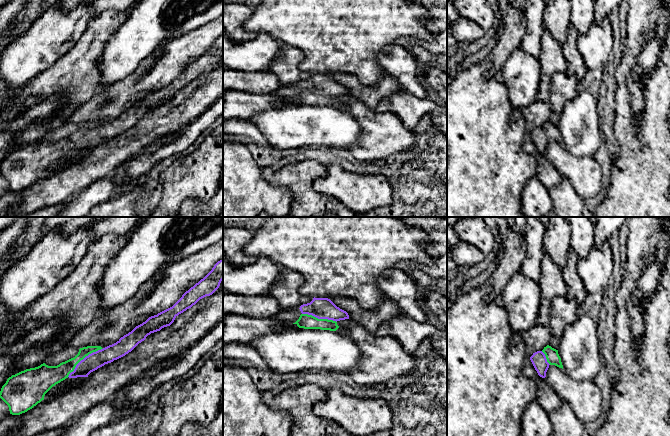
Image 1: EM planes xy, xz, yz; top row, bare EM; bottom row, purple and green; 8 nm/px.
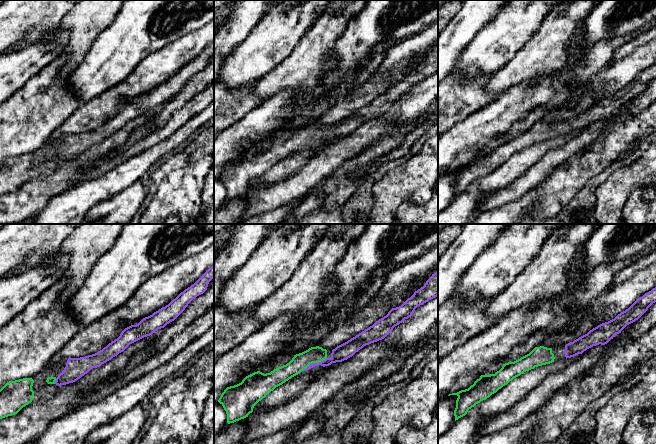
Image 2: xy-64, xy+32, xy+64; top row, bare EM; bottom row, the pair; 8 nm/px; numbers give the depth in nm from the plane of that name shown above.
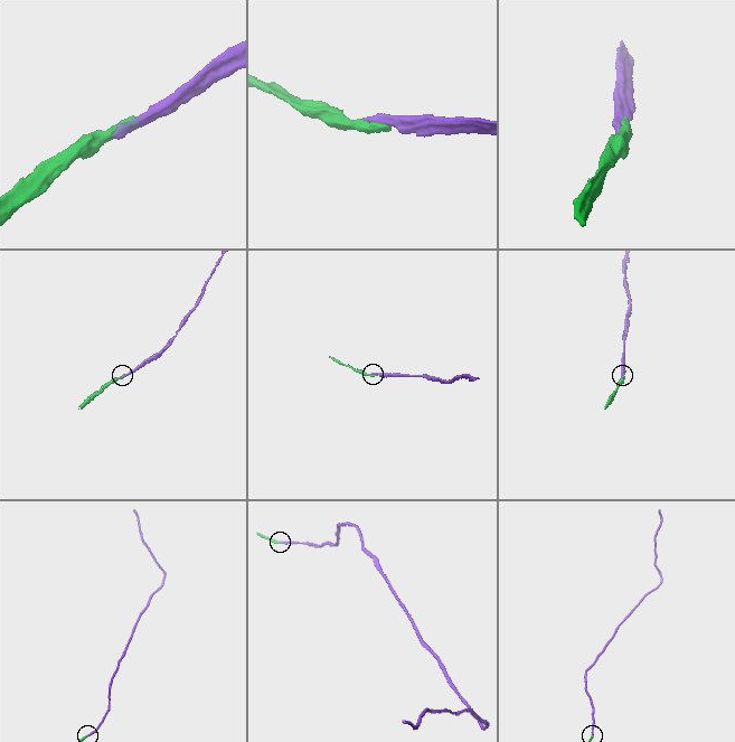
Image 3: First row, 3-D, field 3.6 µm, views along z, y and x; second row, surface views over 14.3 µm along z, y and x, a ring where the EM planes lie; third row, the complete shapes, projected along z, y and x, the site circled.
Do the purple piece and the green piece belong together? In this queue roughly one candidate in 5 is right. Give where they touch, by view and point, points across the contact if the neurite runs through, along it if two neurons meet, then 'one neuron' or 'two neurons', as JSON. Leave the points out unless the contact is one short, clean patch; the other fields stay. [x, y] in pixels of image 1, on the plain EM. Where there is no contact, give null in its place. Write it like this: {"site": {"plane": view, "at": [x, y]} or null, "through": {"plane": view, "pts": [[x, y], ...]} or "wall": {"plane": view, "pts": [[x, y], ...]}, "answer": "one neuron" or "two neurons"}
{"site": {"plane": "xy", "at": [85, 133]}, "through": {"plane": "xy", "pts": [[95, 136], [85, 133], [73, 144], [60, 148]]}, "answer": "one neuron"}

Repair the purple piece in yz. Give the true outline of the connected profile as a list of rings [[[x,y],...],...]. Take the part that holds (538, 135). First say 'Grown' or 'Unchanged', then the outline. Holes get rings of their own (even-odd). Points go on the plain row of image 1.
Grown. [[[547,121],[542,127],[533,129],[530,136],[537,147],[538,151],[542,154],[546,153],[546,148],[550,141],[555,141],[563,145],[561,134],[558,126]]]

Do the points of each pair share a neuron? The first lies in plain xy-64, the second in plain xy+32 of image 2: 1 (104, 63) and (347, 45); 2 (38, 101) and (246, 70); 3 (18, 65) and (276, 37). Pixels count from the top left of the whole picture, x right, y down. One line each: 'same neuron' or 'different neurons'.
1: same neuron
2: different neurons
3: same neuron

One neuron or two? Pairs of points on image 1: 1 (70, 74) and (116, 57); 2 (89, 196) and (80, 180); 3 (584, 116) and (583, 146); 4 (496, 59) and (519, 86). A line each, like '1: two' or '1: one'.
1: two
2: two
3: one
4: two

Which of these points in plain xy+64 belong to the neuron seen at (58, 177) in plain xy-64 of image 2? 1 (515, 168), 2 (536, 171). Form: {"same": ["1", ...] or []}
{"same": ["2"]}

